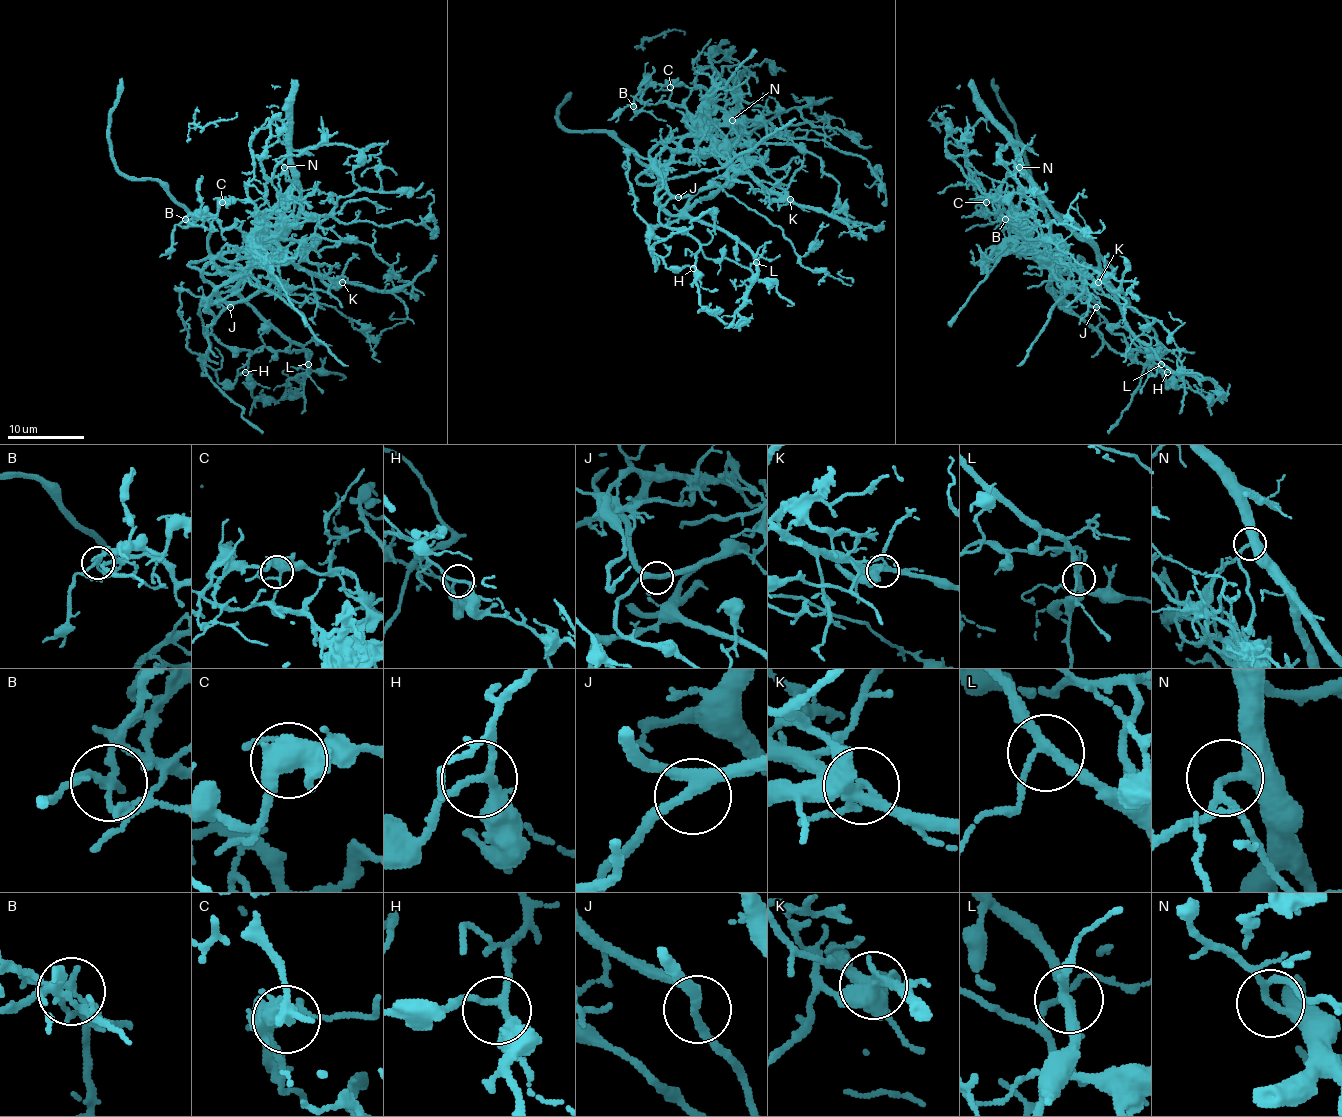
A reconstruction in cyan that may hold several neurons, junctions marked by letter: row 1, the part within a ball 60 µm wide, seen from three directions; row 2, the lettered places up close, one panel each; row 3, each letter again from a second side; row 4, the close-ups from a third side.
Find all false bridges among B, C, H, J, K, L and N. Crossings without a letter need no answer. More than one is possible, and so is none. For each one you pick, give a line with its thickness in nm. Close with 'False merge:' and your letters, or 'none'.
B: 200 nm thick
K: 380 nm thick
N: 240 nm thick
False merge: B, K, N

